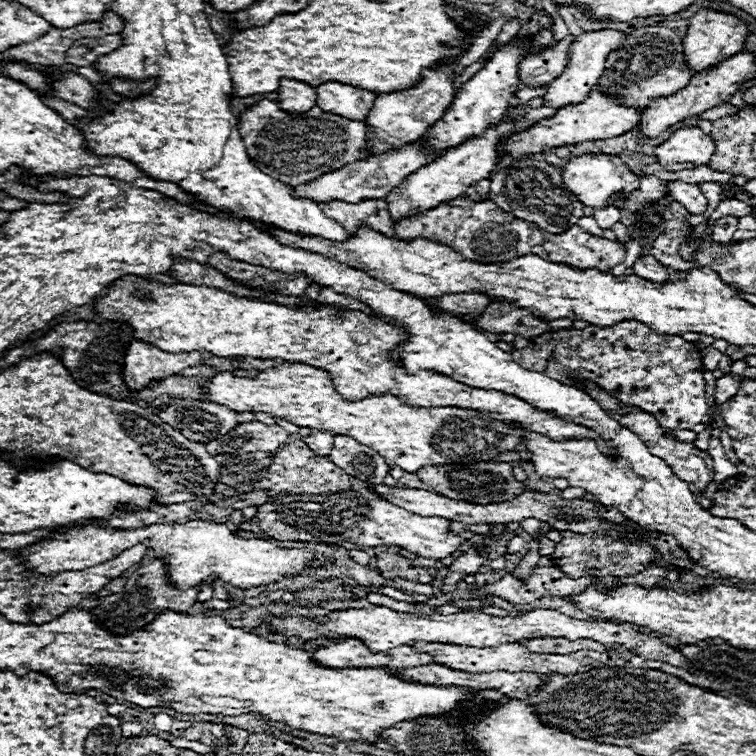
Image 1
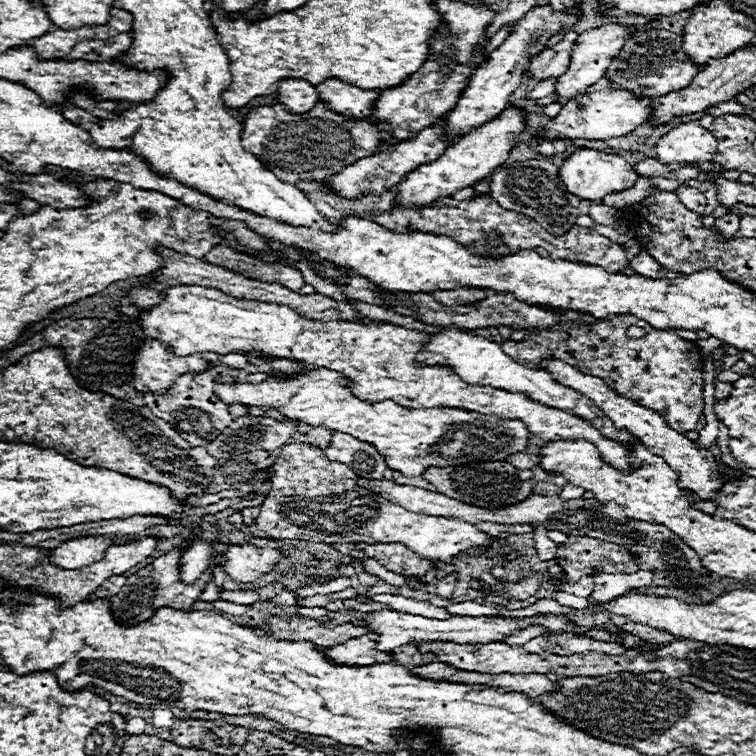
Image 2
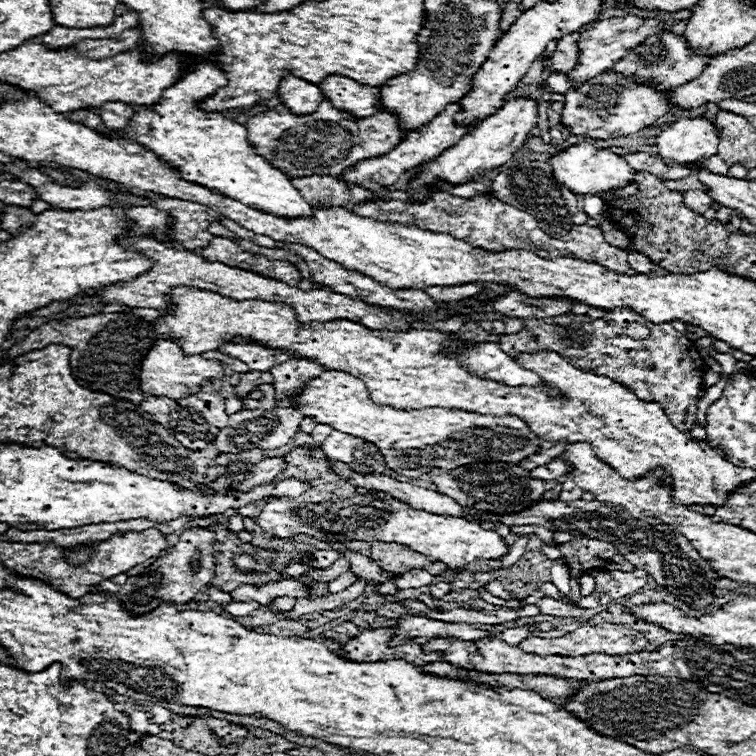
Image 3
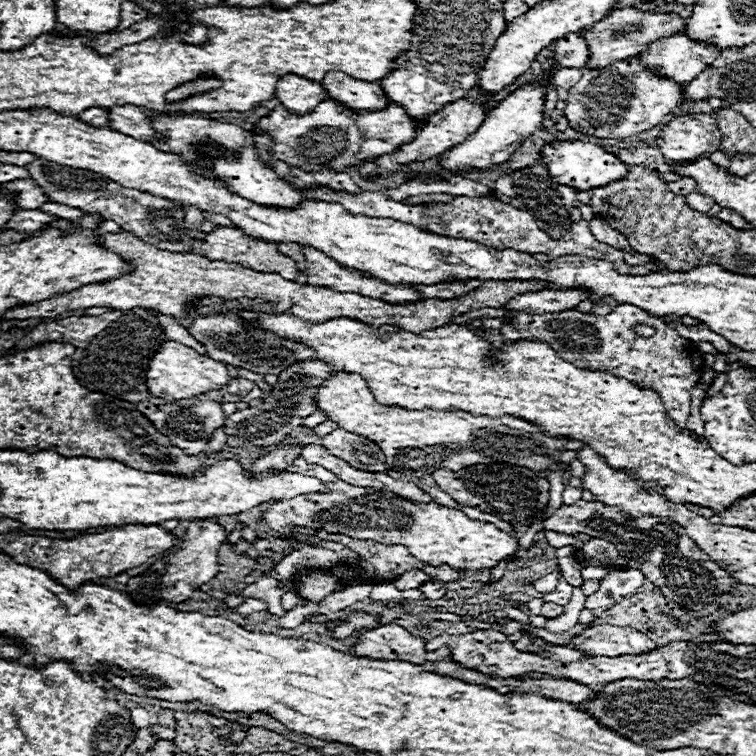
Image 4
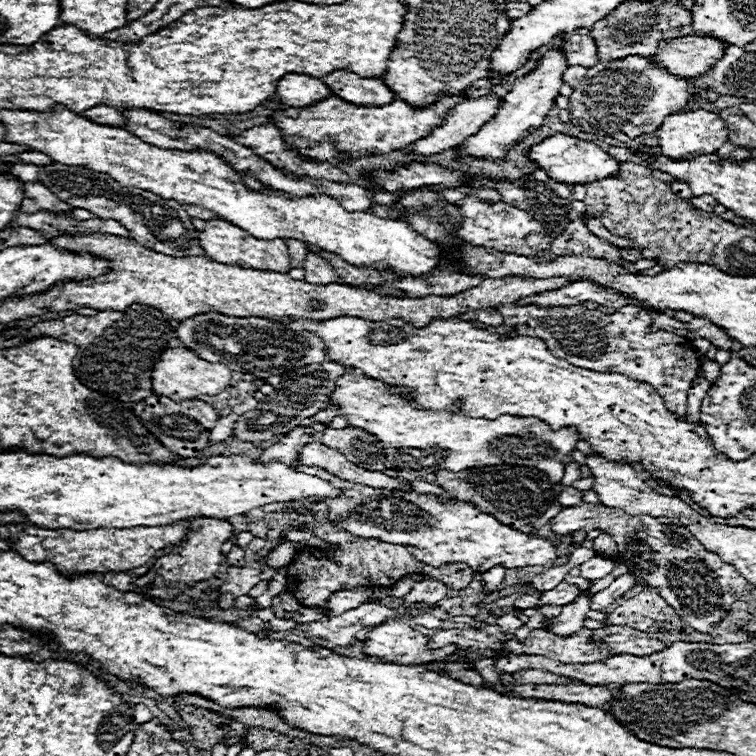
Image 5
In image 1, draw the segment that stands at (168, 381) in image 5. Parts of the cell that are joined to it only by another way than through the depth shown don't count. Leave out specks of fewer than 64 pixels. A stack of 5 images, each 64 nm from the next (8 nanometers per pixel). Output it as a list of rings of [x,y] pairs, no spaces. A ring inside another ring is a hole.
[[[132,342],[124,358],[124,382],[132,390],[142,390],[160,378],[198,364],[202,364],[200,354],[168,354],[146,342]]]

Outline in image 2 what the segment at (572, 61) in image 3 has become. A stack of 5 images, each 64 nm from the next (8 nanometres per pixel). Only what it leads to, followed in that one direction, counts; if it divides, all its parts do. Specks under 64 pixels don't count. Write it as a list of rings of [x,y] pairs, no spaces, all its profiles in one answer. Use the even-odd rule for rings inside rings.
[[[574,30],[568,32],[554,48],[544,48],[538,56],[534,56],[530,60],[530,70],[528,72],[538,80],[562,76],[570,66],[572,46],[574,46],[576,40],[578,40],[578,34]]]

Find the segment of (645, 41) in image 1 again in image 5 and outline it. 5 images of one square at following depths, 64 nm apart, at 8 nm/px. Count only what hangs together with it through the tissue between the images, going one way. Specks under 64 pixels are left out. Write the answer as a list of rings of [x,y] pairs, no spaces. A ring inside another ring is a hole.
[[[684,36],[660,42],[660,50],[652,56],[652,60],[656,66],[666,68],[680,78],[696,78],[716,66],[726,48],[728,42],[718,38]]]

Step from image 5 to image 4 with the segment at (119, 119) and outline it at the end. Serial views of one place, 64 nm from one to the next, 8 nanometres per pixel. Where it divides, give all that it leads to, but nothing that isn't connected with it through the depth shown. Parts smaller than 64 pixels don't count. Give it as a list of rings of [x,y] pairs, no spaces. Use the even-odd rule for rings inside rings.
[[[88,108],[88,110],[80,112],[78,118],[88,122],[90,126],[100,126],[100,128],[106,128],[110,122],[108,120],[108,108]]]

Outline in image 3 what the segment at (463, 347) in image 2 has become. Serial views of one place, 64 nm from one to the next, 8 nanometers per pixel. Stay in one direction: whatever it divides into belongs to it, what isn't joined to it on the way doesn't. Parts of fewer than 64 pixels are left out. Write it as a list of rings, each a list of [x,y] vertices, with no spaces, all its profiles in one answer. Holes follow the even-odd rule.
[[[480,342],[474,350],[460,356],[460,362],[470,370],[484,378],[492,378],[496,382],[504,382],[508,386],[536,386],[542,380],[538,374],[520,368],[508,354],[500,350],[498,344]]]

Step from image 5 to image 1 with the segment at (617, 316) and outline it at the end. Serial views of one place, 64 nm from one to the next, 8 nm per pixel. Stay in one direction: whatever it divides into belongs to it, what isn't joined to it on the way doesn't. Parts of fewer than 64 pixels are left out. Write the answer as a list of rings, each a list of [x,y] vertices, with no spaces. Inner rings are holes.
[[[618,322],[616,326],[600,328],[600,326],[588,326],[584,330],[566,328],[566,330],[550,330],[530,340],[528,348],[512,348],[512,358],[516,364],[526,366],[528,370],[544,372],[550,378],[556,378],[564,384],[572,384],[572,378],[578,380],[592,380],[598,382],[610,396],[620,398],[624,406],[638,406],[644,412],[662,416],[660,426],[666,426],[668,430],[692,430],[696,424],[712,424],[712,438],[710,438],[710,454],[714,458],[714,480],[724,482],[724,478],[732,478],[738,474],[736,466],[726,458],[722,444],[720,444],[720,428],[716,428],[714,422],[710,422],[706,398],[704,398],[704,366],[700,358],[700,348],[694,342],[686,342],[680,336],[668,336],[668,334],[656,334],[654,330],[648,330],[642,322]]]

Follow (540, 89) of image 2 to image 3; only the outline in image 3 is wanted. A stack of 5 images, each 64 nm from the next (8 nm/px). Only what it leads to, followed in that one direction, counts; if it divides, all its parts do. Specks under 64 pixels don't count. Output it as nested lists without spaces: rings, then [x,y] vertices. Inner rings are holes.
[[[554,72],[544,84],[546,84],[548,92],[556,92],[556,94],[566,94],[566,90],[570,88],[568,74],[562,74],[562,72]]]

